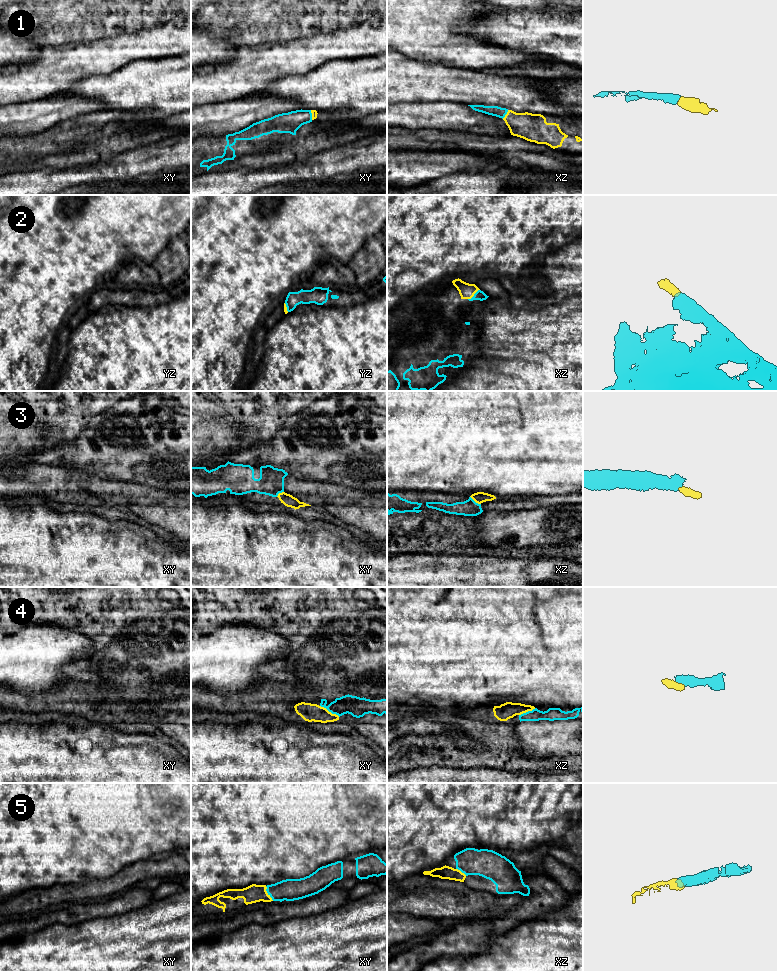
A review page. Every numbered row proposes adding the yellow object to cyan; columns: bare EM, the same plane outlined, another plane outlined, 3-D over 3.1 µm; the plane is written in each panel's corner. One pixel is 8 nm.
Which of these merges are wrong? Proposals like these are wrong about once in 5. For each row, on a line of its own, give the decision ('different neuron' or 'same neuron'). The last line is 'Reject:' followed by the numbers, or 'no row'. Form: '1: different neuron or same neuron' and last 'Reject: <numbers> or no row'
1: same neuron
2: same neuron
3: same neuron
4: same neuron
5: same neuron
Reject: no row

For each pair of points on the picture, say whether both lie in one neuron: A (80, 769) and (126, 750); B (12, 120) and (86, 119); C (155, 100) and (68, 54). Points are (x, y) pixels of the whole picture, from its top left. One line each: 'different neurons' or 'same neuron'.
A: same neuron
B: different neurons
C: different neurons

